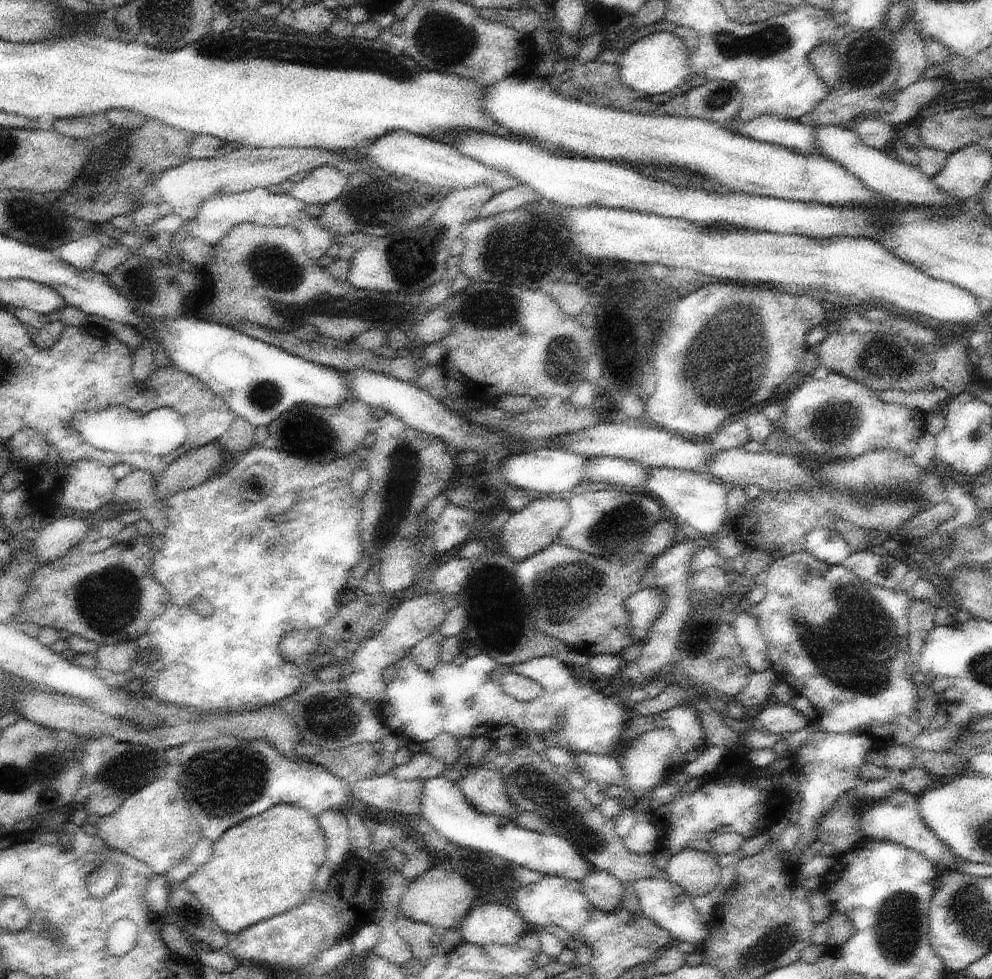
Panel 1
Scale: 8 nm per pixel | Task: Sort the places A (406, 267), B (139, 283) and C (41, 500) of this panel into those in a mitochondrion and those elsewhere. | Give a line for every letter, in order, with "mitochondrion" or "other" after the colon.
A: mitochondrion
B: mitochondrion
C: other

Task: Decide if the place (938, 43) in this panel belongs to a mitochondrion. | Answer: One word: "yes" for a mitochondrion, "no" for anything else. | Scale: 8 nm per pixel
no

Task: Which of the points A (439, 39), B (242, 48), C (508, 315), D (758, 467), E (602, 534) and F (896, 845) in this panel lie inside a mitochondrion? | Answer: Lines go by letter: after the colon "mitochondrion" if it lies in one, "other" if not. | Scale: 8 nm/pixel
A: mitochondrion
B: mitochondrion
C: mitochondrion
D: other
E: mitochondrion
F: other

